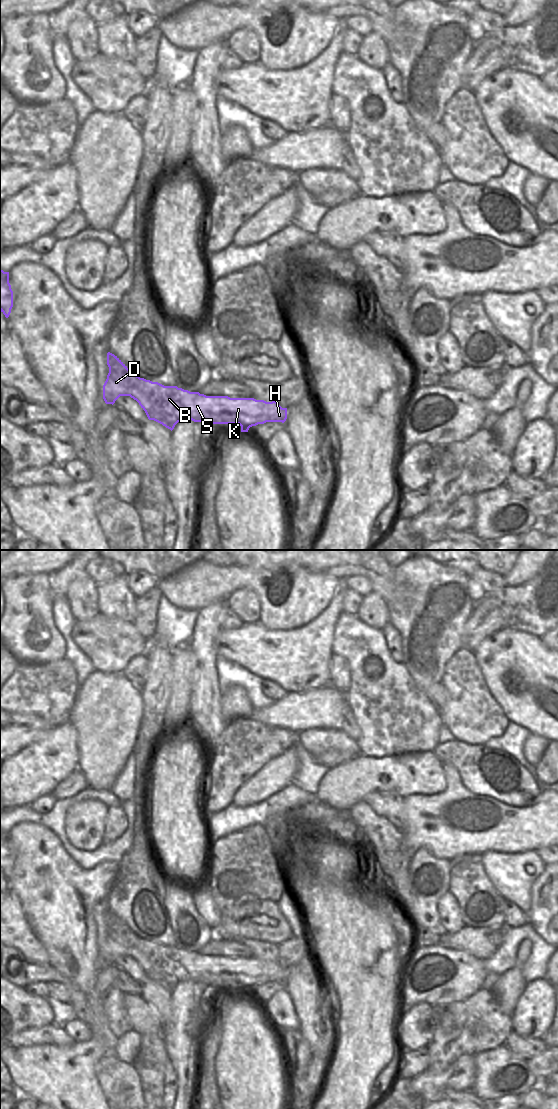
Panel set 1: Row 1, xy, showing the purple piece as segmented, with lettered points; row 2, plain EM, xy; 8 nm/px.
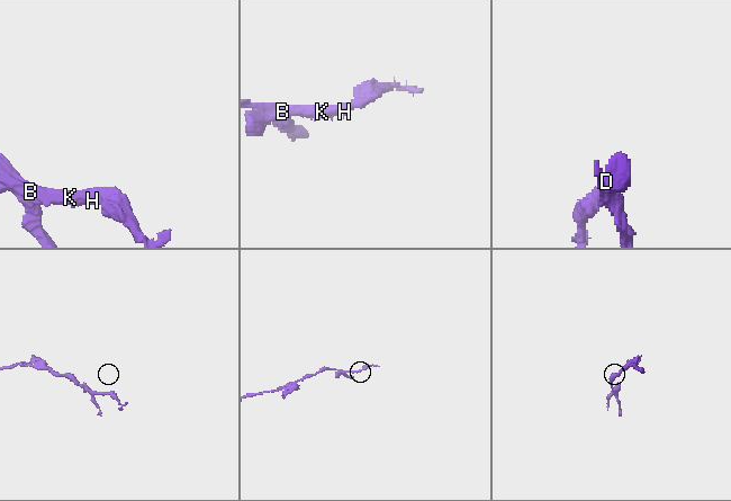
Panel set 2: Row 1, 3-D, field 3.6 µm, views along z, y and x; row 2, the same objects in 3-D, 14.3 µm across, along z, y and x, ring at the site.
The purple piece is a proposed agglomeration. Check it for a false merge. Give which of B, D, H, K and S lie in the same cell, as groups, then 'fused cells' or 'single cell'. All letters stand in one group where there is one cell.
B H K S / D | fused cells

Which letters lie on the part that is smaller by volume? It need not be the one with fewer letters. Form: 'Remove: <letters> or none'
Remove: D

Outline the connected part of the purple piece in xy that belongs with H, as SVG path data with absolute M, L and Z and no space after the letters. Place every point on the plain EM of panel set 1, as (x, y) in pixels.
M141 938L139 947L156 965L167 974L174 976L179 982L192 980L194 982L210 982L212 984L239 984L241 992L266 982L282 982L287 979L287 968L282 968L277 960L266 962L254 958L230 958L228 956L206 956L199 952L190 952L177 946L164 946Z

